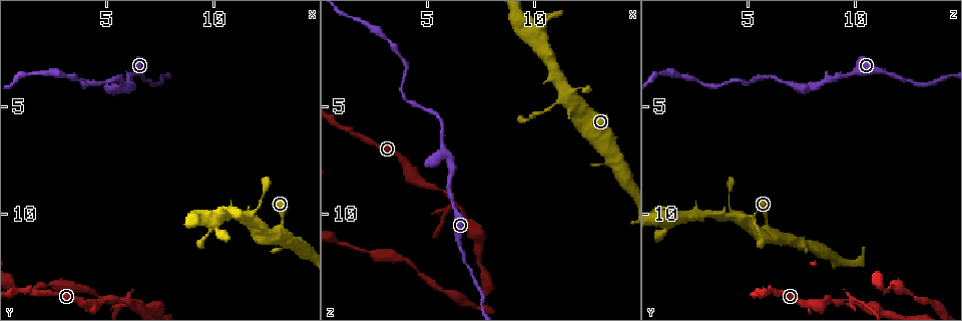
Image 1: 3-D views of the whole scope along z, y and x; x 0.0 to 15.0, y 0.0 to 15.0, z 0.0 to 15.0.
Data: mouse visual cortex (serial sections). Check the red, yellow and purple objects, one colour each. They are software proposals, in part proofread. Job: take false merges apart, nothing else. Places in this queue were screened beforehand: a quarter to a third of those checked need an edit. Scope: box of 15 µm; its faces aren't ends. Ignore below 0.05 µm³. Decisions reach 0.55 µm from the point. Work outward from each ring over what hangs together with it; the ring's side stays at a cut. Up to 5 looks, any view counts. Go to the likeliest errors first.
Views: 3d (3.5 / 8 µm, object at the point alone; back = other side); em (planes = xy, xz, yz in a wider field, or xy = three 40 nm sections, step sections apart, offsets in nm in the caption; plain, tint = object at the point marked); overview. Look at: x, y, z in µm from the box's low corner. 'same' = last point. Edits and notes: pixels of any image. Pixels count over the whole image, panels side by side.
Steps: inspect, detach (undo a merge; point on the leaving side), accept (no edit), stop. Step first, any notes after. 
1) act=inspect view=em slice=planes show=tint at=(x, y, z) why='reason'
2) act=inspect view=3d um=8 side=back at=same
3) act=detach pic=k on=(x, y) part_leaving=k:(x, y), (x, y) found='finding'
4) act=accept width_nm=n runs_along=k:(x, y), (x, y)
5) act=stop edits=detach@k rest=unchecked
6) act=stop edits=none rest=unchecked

act=inspect view=em slice=planes show=tint at=(6.3, 14.0, 9.5) why='a fork'

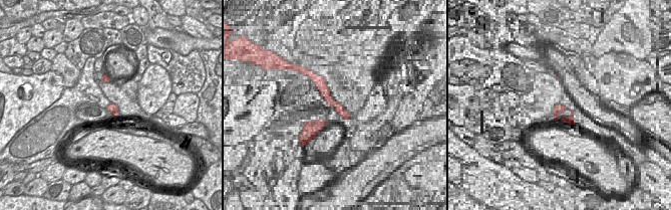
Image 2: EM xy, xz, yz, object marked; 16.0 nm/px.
act=inspect view=3d um=3.5 side=back at=same why='see where the arms go'

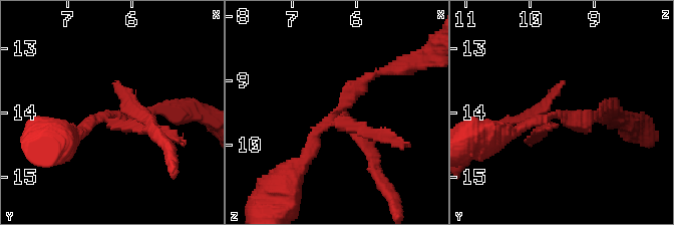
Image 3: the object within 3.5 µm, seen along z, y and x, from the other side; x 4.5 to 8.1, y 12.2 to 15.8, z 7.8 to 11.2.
act=accept found='all the same cell'

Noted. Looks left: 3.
act=inspect view=3d um=8 at=(13.1, 10.9, 6.0) why='small branch off a trunk'

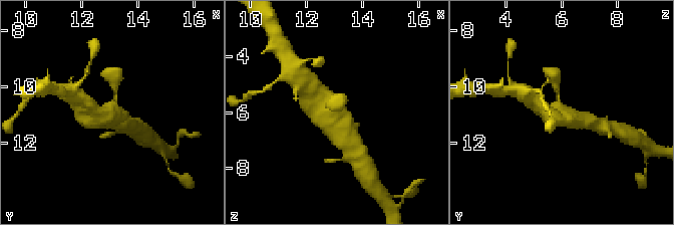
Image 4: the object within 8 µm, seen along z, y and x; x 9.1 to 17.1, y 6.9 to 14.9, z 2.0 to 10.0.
act=inspect view=3d um=3.5 at=(13.1, 10.9, 5.9)

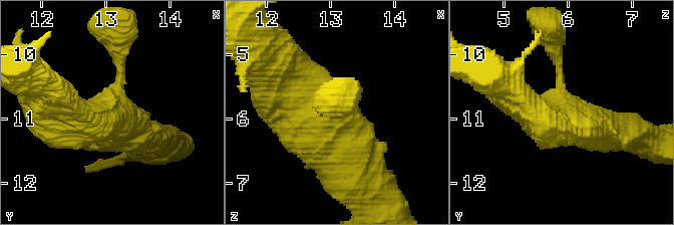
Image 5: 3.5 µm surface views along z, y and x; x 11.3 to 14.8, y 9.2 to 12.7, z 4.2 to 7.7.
act=inspect view=em slice=xy step=1 show=tint at=(13.05, 10.90, 5.90) why='shape alone is not enough'

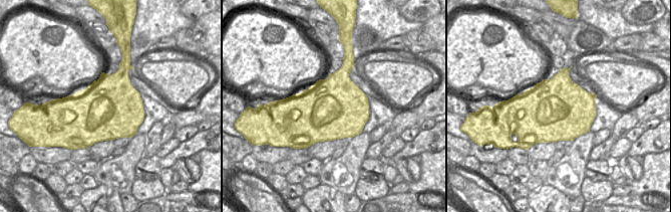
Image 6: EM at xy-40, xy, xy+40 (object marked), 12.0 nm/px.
act=accept runs_along=5:(119, 61), (101, 120), (58, 123), (43, 104) found='one cell here'

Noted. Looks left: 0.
act=stop edits=none rest=unchecked

